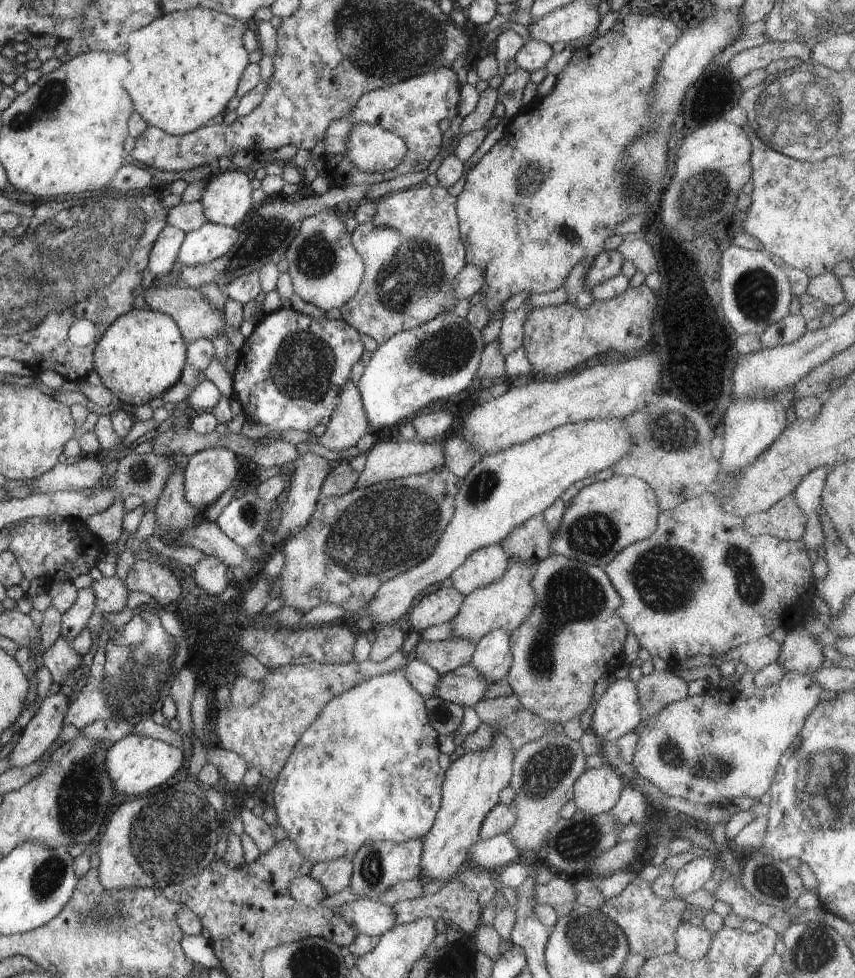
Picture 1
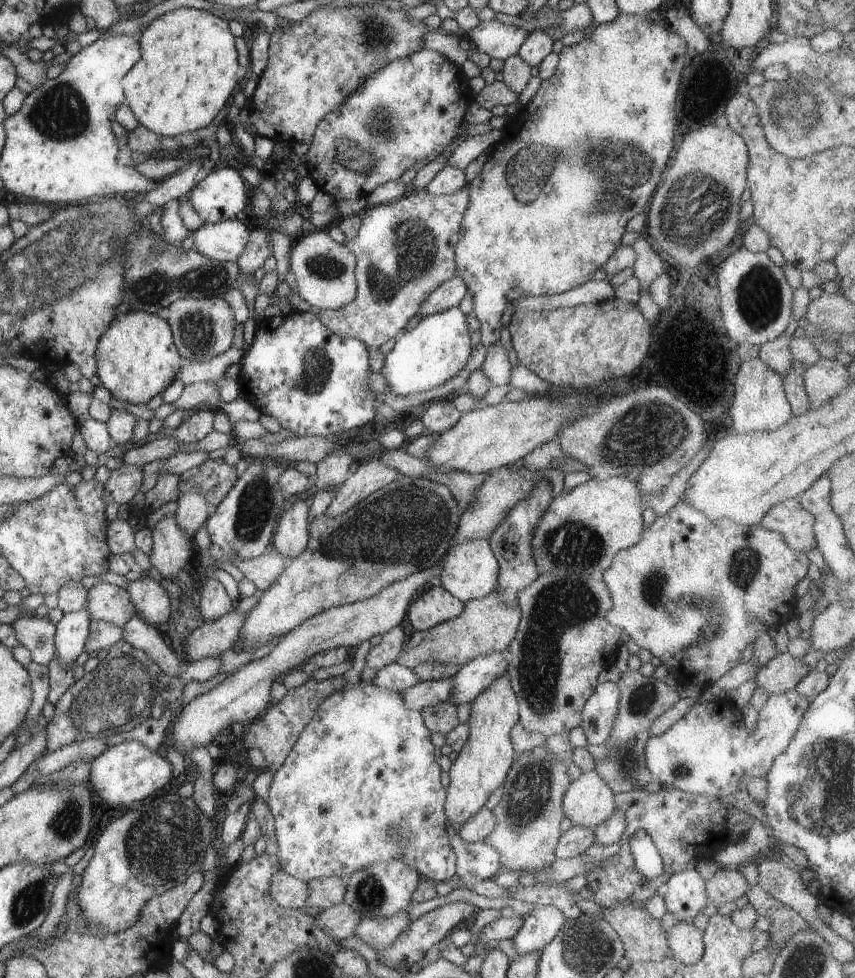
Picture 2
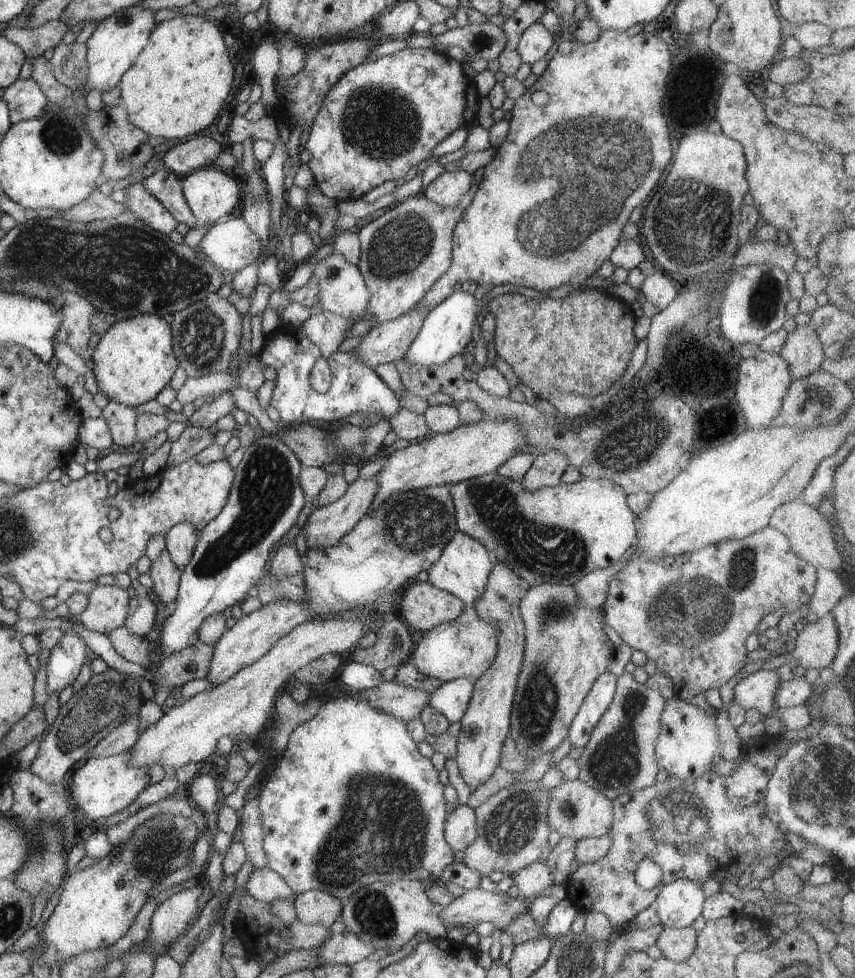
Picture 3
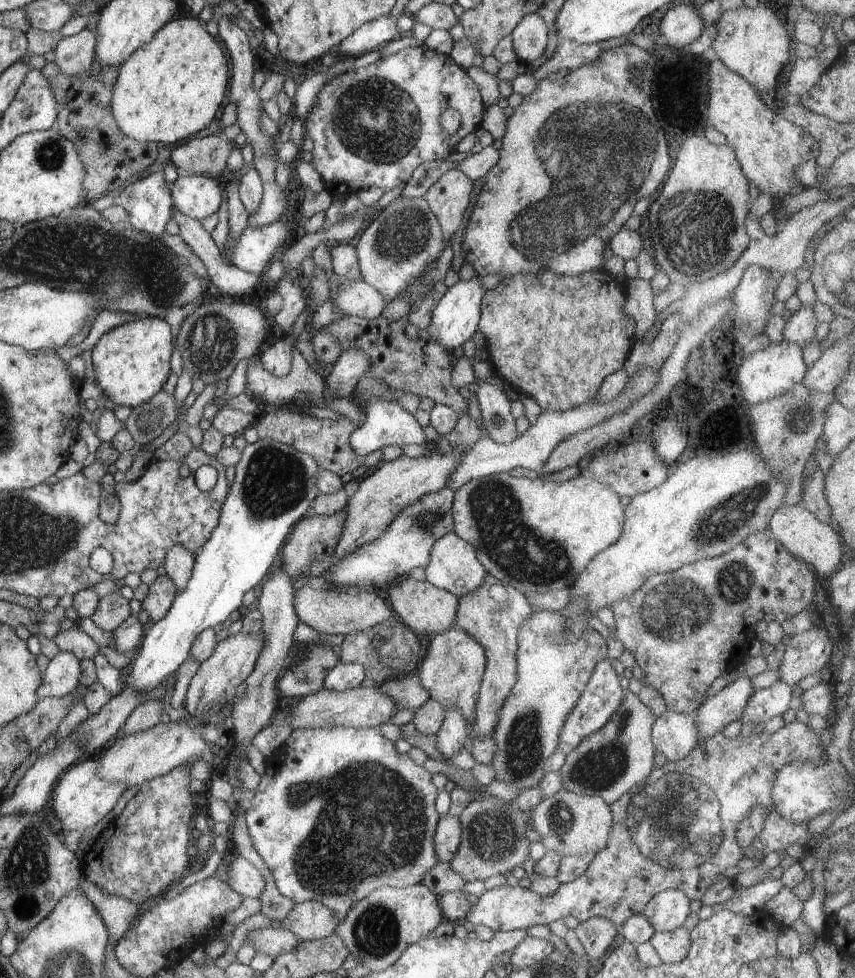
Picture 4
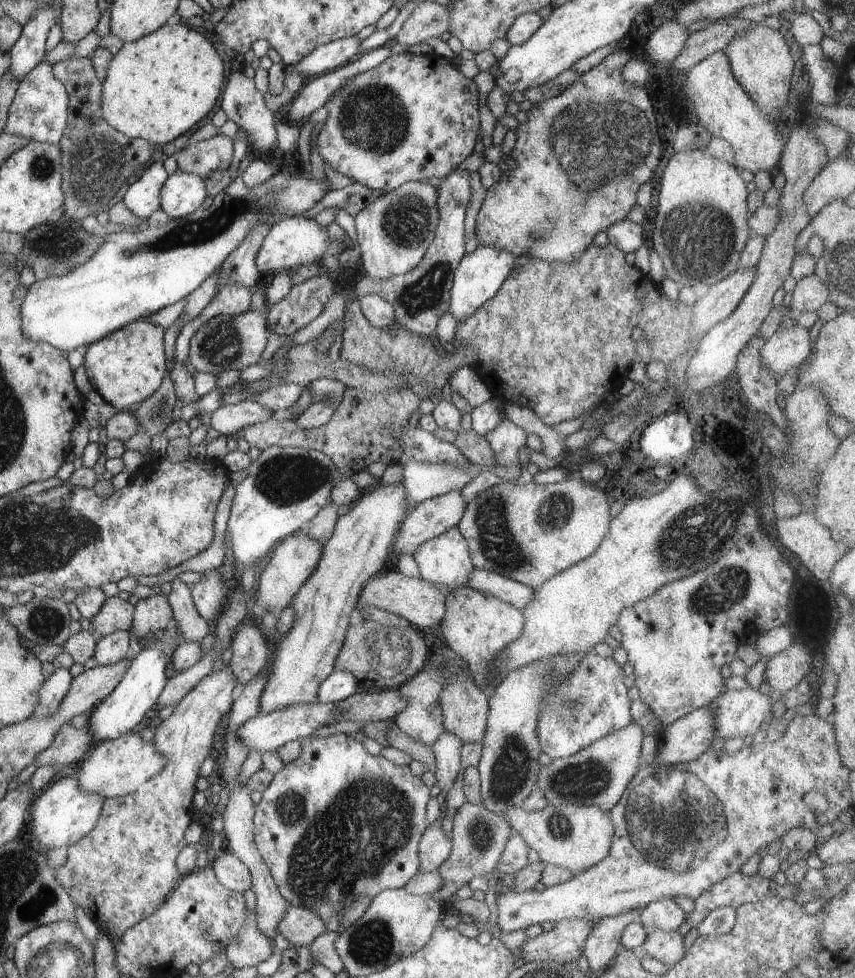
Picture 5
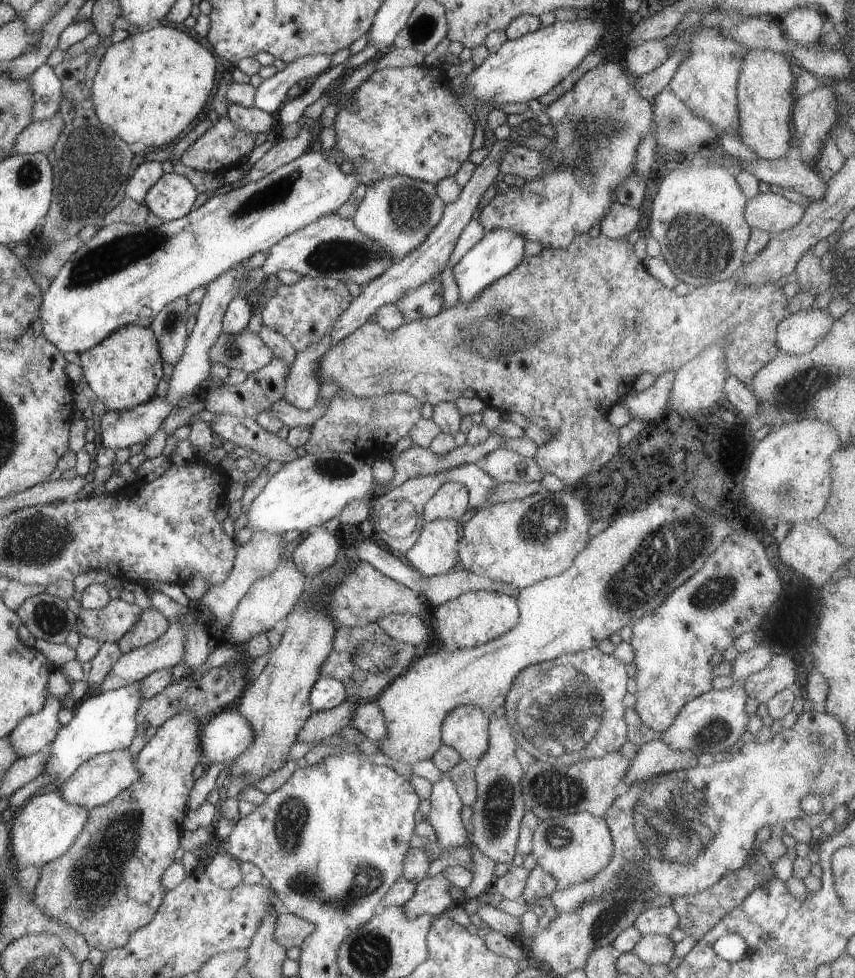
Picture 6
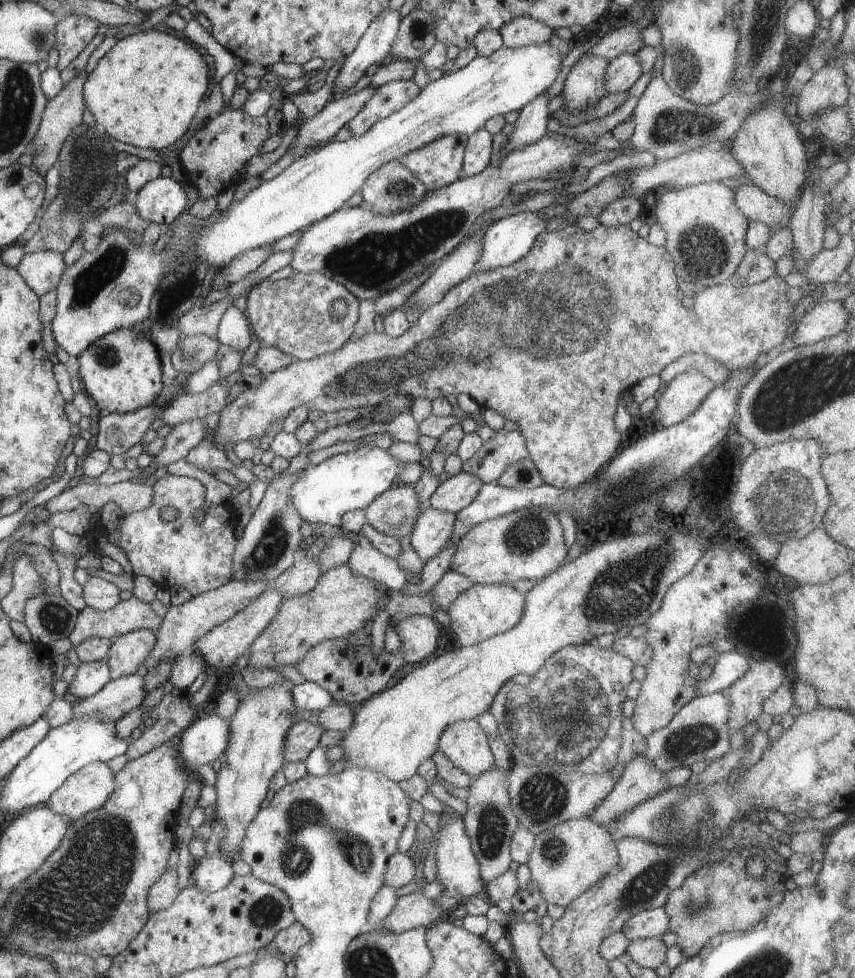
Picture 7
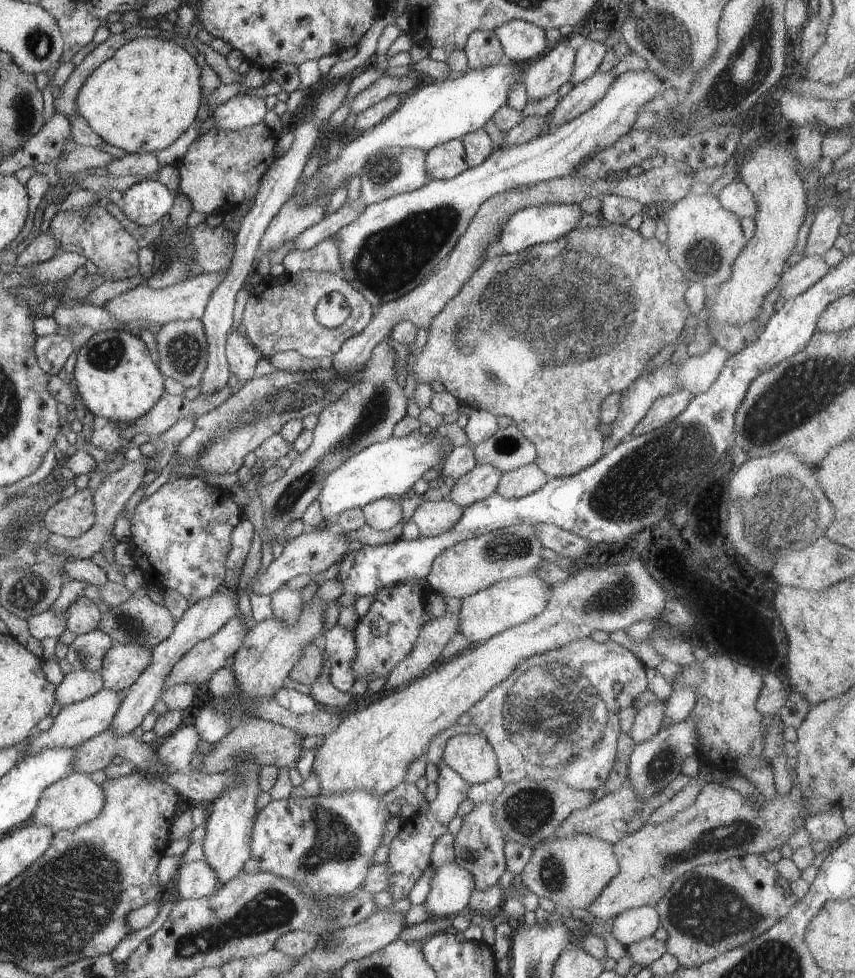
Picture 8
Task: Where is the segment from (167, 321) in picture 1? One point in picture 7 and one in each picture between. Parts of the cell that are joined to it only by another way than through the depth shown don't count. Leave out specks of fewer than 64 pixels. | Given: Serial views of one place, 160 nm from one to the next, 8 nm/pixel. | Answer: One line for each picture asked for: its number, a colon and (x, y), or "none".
2: (136, 359)
3: (133, 361)
4: (131, 362)
5: (125, 368)
6: (123, 371)
7: (121, 372)

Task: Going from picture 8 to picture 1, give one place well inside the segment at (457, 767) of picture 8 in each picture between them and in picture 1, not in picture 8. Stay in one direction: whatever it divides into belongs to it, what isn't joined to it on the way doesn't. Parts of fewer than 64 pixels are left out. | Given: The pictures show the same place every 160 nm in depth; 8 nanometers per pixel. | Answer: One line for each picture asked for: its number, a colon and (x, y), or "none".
1: (264, 734)
2: (486, 625)
3: (466, 647)
4: (451, 673)
5: (465, 706)
6: (465, 729)
7: (465, 743)

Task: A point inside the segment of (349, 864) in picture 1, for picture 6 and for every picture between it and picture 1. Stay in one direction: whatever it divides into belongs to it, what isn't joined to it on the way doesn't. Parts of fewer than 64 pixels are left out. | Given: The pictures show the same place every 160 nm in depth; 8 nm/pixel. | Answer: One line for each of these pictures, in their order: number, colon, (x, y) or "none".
2: (324, 892)
3: (313, 907)
4: (311, 920)
5: (300, 926)
6: (290, 930)

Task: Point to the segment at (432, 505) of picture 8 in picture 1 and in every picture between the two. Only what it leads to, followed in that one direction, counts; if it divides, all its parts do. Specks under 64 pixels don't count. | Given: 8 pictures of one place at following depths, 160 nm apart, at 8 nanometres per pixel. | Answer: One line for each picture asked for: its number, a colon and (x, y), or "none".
1: (487, 565)
2: (470, 570)
3: (463, 568)
4: (454, 566)
5: (444, 560)
6: (436, 551)
7: (432, 533)

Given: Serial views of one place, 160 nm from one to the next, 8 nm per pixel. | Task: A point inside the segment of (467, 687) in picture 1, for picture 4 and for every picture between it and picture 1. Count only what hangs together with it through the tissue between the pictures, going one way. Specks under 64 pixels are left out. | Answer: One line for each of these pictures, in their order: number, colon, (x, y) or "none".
2: (425, 694)
3: (405, 703)
4: (362, 707)

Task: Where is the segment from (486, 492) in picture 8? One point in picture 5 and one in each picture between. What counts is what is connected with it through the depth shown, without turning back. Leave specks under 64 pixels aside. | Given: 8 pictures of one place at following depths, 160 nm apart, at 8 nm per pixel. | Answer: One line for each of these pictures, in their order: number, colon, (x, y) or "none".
5: (431, 518)
6: (451, 500)
7: (457, 492)

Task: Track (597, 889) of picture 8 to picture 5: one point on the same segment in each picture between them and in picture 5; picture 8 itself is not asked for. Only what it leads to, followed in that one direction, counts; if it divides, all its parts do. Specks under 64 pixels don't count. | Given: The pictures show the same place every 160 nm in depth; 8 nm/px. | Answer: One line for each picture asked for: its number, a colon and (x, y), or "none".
5: (575, 837)
6: (574, 848)
7: (566, 861)

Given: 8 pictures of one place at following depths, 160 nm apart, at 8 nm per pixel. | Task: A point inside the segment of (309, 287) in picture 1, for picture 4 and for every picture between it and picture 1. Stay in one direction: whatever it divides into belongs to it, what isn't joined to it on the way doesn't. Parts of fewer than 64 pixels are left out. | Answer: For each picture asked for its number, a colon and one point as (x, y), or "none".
2: (325, 271)
3: (343, 291)
4: (358, 298)

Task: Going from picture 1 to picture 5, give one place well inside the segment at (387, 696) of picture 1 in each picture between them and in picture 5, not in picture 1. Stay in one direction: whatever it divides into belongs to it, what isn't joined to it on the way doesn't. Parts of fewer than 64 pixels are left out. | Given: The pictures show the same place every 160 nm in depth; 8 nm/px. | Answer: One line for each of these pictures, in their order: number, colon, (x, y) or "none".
2: (361, 785)
3: (351, 802)
4: (299, 822)
5: (335, 806)

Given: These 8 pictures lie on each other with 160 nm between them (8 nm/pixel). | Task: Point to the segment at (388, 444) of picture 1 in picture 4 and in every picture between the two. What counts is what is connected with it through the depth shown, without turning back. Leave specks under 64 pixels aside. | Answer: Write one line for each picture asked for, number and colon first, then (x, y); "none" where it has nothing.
2: (372, 475)
3: (325, 526)
4: (309, 549)

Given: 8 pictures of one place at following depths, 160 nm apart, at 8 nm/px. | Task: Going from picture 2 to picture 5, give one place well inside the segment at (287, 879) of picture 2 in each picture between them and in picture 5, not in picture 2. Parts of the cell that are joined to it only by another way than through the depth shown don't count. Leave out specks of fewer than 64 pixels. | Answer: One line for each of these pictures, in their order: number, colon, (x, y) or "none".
3: (263, 884)
4: (242, 876)
5: (231, 872)

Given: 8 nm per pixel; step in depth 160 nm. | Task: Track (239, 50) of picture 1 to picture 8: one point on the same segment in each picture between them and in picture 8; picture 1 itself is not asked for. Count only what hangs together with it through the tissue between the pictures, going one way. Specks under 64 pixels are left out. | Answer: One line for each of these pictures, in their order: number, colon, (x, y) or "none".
2: (189, 68)
3: (178, 85)
4: (172, 87)
5: (156, 88)
6: (150, 87)
7: (146, 91)
8: (141, 100)

